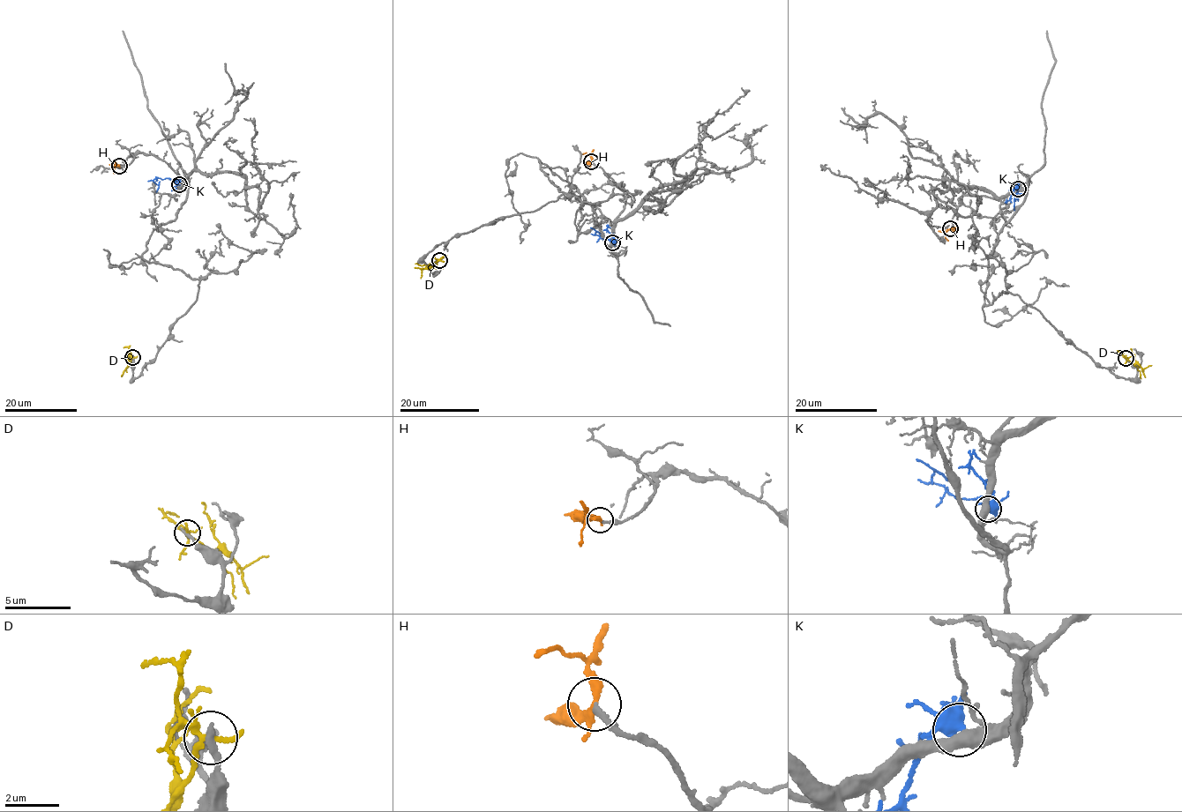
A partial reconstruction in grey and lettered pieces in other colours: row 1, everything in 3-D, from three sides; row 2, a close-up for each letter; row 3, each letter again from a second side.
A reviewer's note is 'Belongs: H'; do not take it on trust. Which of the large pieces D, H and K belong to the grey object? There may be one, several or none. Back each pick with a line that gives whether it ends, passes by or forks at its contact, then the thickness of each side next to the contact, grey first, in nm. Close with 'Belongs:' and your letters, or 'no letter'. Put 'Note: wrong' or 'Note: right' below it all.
H: it forks there; 200 nm thick on the grey side, 240 nm on the other
Belongs: H
Note: right

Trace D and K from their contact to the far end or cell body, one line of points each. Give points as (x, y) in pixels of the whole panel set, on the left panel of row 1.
D: (133, 357), (125, 370)
K: (179, 184), (168, 178), (158, 177), (153, 181), (159, 185), (156, 191)

